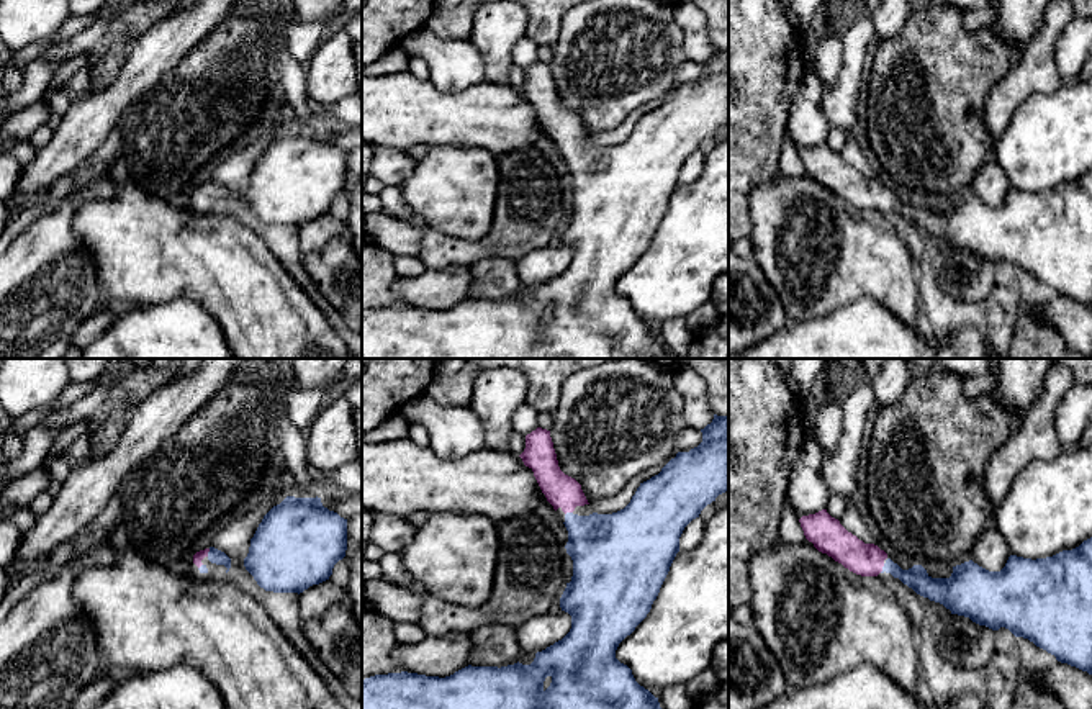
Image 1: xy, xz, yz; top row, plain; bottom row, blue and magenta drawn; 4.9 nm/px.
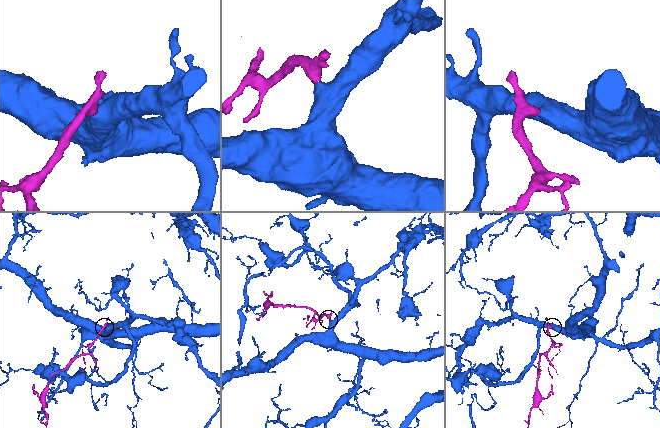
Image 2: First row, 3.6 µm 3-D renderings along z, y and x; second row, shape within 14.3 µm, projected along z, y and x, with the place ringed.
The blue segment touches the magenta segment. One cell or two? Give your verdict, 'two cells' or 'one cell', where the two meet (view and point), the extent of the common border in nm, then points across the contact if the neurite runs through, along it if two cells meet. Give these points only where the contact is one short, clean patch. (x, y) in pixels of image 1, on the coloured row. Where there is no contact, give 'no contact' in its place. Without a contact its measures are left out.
one cell; meets blue in yz at (883, 569); contact 50 nm long; runs through yz (917, 578), (883, 569), (863, 559)

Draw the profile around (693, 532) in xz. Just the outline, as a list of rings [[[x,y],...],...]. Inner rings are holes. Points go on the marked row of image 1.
[[[696,517],[684,527],[679,537],[679,550],[693,550],[701,544],[704,537],[704,524],[704,519]]]

